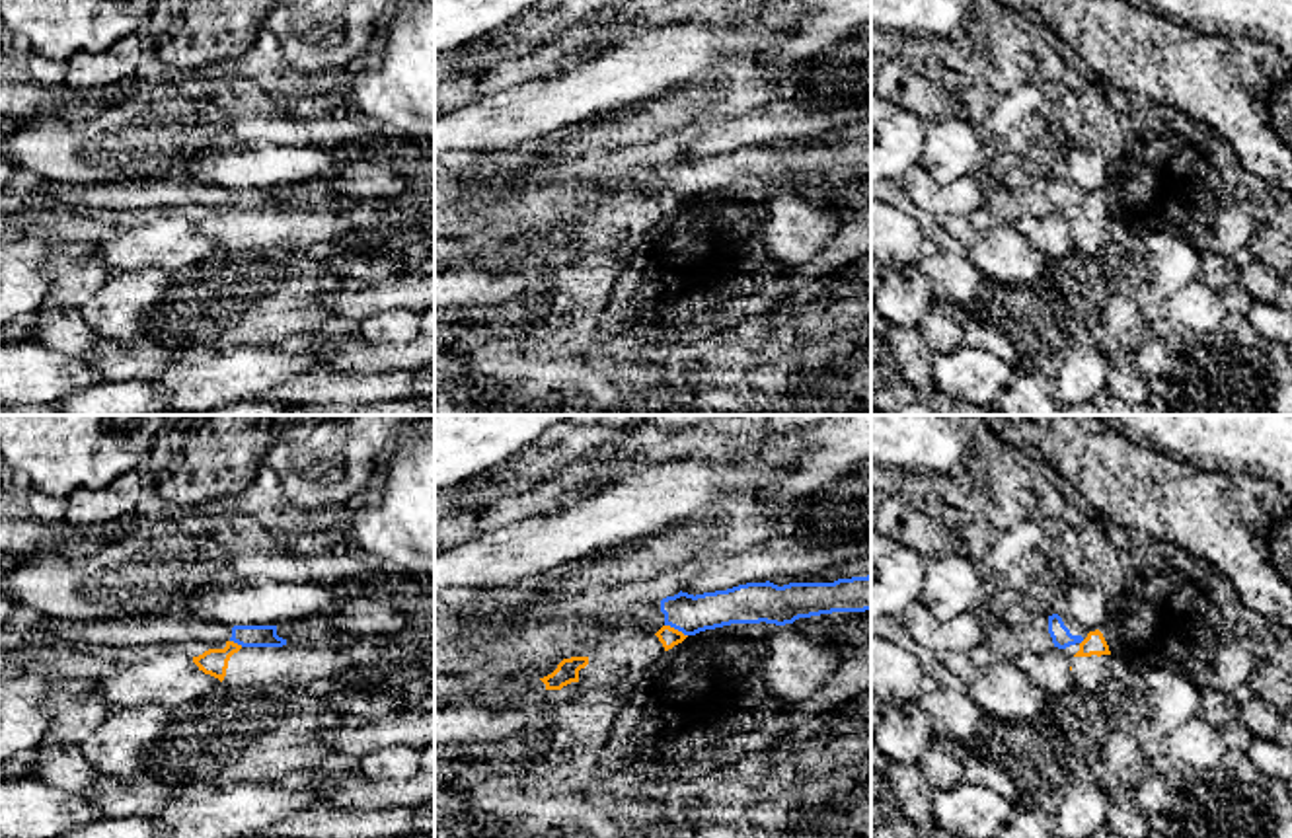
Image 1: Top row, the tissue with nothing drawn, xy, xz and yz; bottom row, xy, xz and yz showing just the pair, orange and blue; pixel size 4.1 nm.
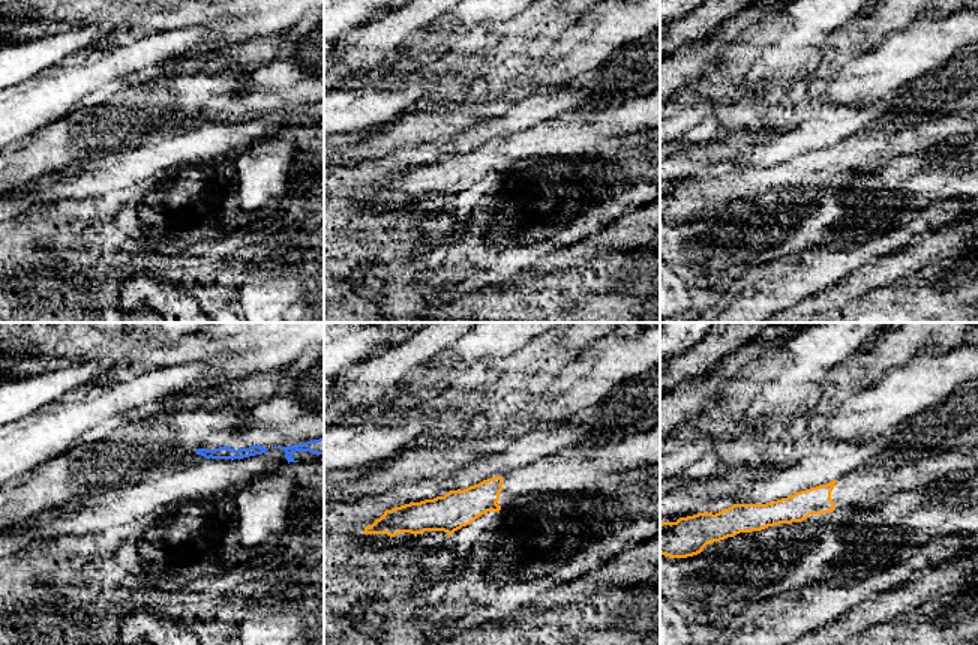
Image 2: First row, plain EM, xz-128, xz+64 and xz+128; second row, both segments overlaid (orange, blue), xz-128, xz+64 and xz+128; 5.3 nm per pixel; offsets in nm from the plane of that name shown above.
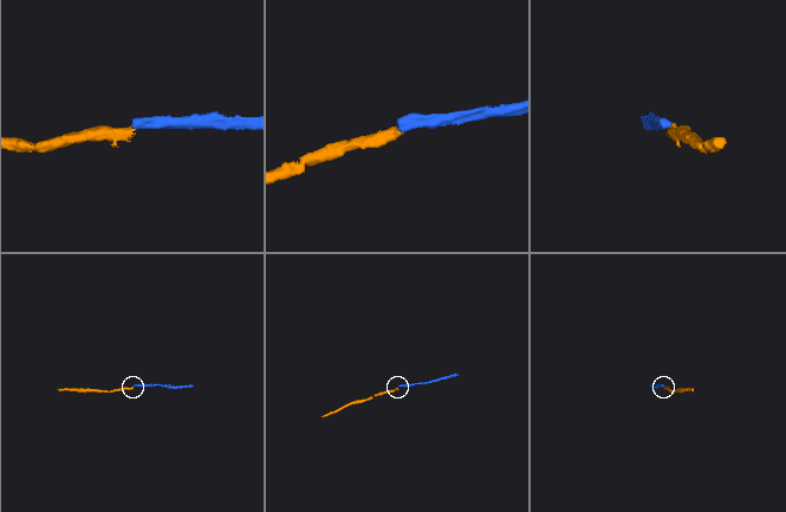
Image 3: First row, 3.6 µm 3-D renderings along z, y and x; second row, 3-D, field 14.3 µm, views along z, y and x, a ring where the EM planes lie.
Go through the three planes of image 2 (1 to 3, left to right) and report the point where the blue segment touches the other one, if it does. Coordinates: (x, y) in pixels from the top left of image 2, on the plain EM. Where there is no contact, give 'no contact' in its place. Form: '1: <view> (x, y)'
1: no contact
2: no contact
3: no contact

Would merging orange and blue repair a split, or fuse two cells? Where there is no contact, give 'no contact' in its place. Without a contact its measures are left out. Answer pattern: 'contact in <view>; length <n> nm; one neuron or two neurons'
contact in xz; length 110 nm; two neurons

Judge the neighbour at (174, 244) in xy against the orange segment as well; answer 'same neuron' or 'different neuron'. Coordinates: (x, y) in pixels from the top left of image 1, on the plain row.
different neuron

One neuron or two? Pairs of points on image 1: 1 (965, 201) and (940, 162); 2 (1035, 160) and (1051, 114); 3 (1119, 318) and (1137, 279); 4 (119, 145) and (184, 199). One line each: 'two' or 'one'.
1: two
2: one
3: two
4: two

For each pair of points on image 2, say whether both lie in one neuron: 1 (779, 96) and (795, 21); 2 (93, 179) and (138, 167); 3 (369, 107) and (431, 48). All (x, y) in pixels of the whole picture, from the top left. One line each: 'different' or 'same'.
1: same
2: same
3: different

